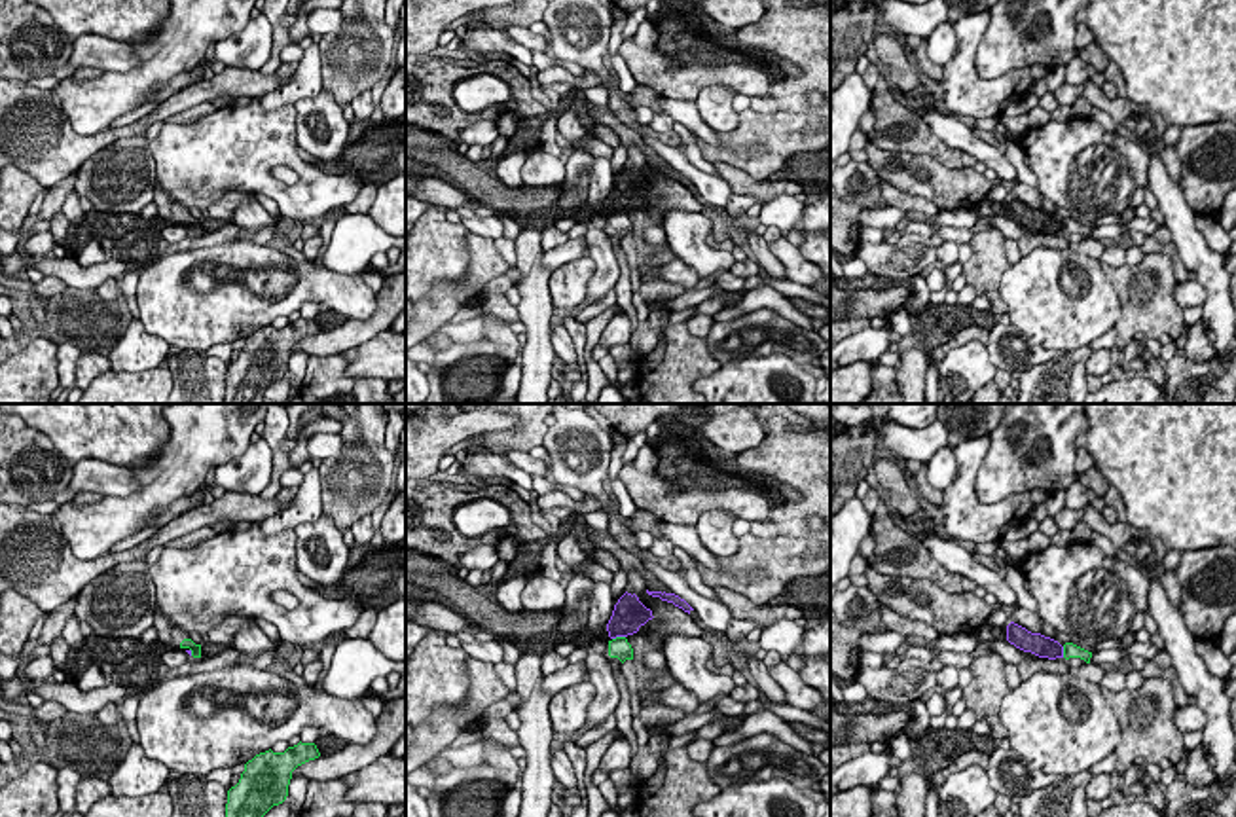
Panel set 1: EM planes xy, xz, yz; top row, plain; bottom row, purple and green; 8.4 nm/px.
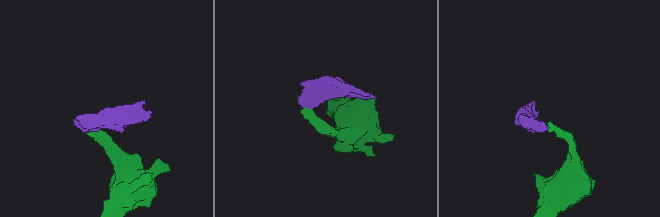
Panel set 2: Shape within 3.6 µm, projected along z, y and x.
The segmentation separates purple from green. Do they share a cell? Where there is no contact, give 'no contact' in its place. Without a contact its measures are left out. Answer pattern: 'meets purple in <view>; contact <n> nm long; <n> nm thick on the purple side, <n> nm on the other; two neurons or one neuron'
meets purple in xz; contact 120 nm long; 280 nm thick on the purple side, 170 nm on the other; two neurons

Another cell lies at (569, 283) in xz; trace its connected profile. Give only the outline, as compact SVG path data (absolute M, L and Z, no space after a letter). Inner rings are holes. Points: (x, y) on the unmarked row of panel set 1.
M586 256L573 260L550 275L550 296L554 309L574 309L586 301L588 282L595 273L595 262Z

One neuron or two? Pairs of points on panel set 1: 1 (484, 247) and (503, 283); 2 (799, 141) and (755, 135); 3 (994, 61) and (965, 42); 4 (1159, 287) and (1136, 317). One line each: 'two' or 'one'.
1: two
2: one
3: two
4: one

